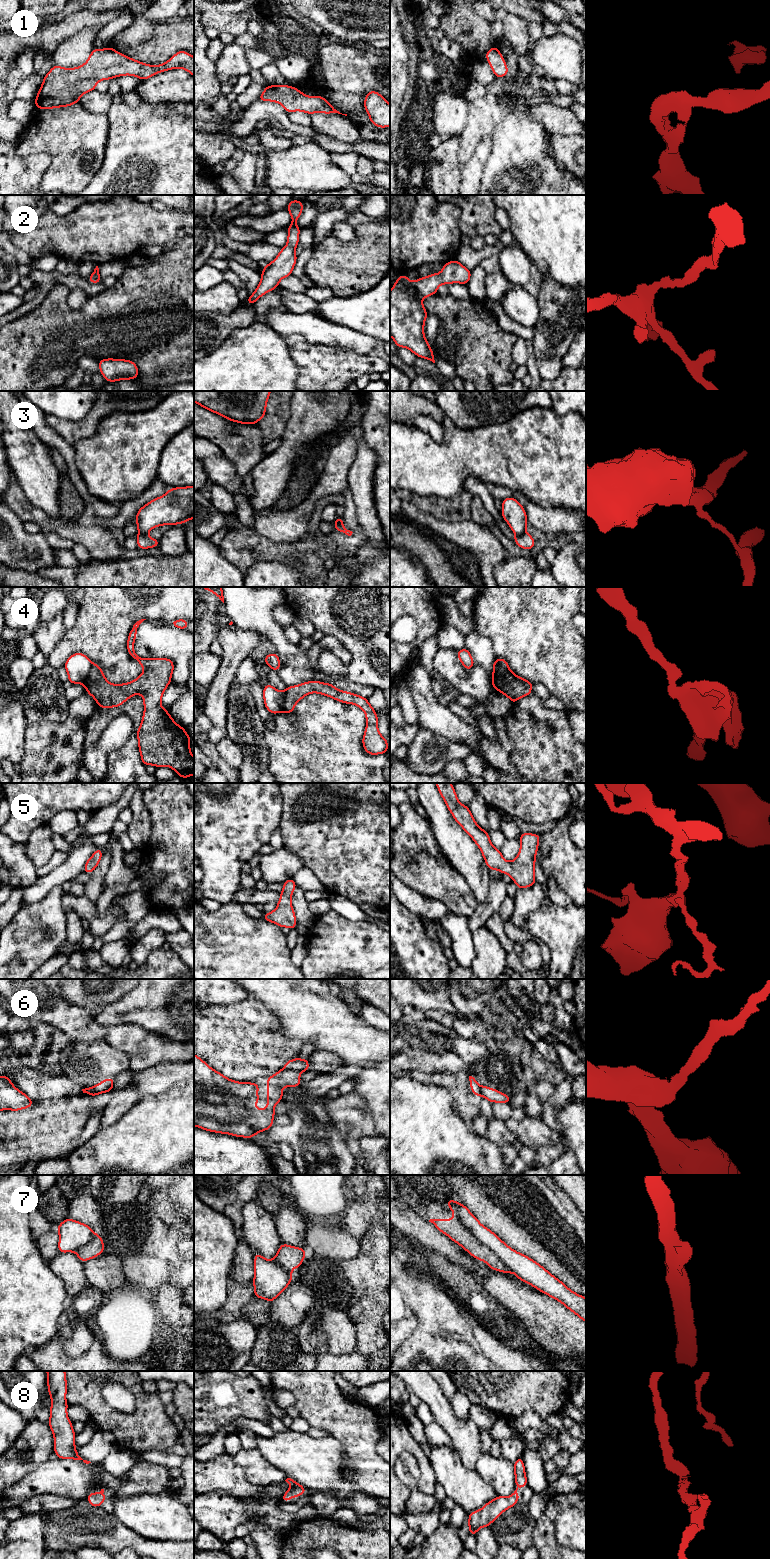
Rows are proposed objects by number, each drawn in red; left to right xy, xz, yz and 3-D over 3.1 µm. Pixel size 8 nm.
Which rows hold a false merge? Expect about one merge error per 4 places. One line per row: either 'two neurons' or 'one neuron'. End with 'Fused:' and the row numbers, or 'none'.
1: one neuron
2: one neuron
3: two neurons
4: two neurons
5: one neuron
6: one neuron
7: two neurons
8: one neuron
Fused: 3, 4, 7

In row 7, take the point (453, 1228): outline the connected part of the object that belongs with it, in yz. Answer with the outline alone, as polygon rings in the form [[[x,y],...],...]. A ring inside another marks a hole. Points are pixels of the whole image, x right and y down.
[[[453,1210],[452,1212],[455,1216],[453,1219],[430,1219],[429,1222],[466,1252],[469,1252],[473,1258],[485,1261],[490,1269],[510,1274],[511,1270],[504,1262],[491,1249],[481,1244],[462,1224],[457,1214]]]

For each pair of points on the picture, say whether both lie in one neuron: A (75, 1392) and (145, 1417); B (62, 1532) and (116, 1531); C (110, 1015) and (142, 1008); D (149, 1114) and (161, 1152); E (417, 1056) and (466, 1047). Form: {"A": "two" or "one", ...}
{"A": "one", "B": "one", "C": "one", "D": "one", "E": "one"}

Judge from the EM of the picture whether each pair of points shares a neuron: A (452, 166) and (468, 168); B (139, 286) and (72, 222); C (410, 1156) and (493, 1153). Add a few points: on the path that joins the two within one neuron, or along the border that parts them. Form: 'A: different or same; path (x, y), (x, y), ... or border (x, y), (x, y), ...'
A: different; border (463, 162), (460, 184)
B: different; border (128, 257), (121, 260)
C: same; path (431, 1144), (472, 1144)

